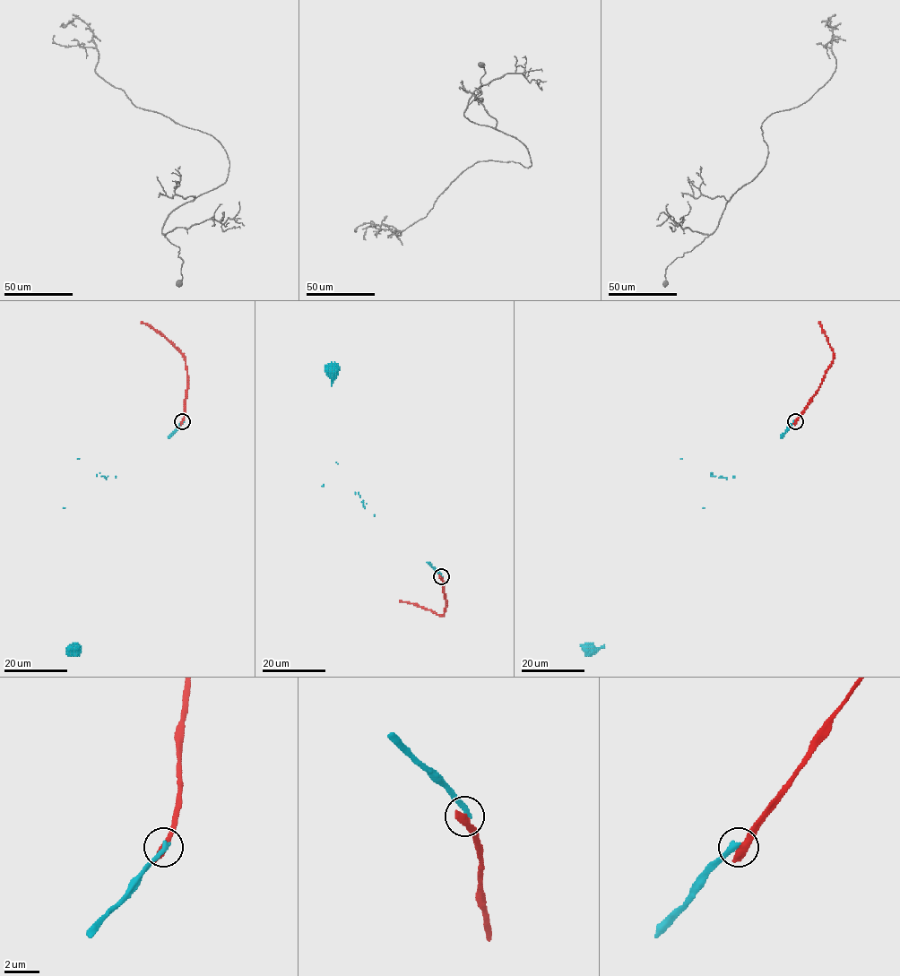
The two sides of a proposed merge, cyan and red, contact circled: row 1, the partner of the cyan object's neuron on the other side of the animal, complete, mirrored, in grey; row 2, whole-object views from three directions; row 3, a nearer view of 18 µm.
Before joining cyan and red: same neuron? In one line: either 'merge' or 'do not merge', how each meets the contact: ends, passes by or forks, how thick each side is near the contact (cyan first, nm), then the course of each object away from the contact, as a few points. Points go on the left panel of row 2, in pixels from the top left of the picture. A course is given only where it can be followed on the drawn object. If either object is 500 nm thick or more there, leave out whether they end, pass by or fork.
do not merge; 340 nm thick on the cyan side, 550 nm on the other; cyan runs (182, 421), (168, 438), (116, 476), (73, 651); red runs (182, 421), (188, 384), (184, 356), (166, 338), (142, 322)

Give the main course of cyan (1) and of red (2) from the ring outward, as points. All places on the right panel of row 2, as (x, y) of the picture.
1: (794, 421), (780, 438), (734, 476), (604, 644), (589, 651)
2: (795, 421), (820, 384), (834, 359), (834, 350), (819, 322)

